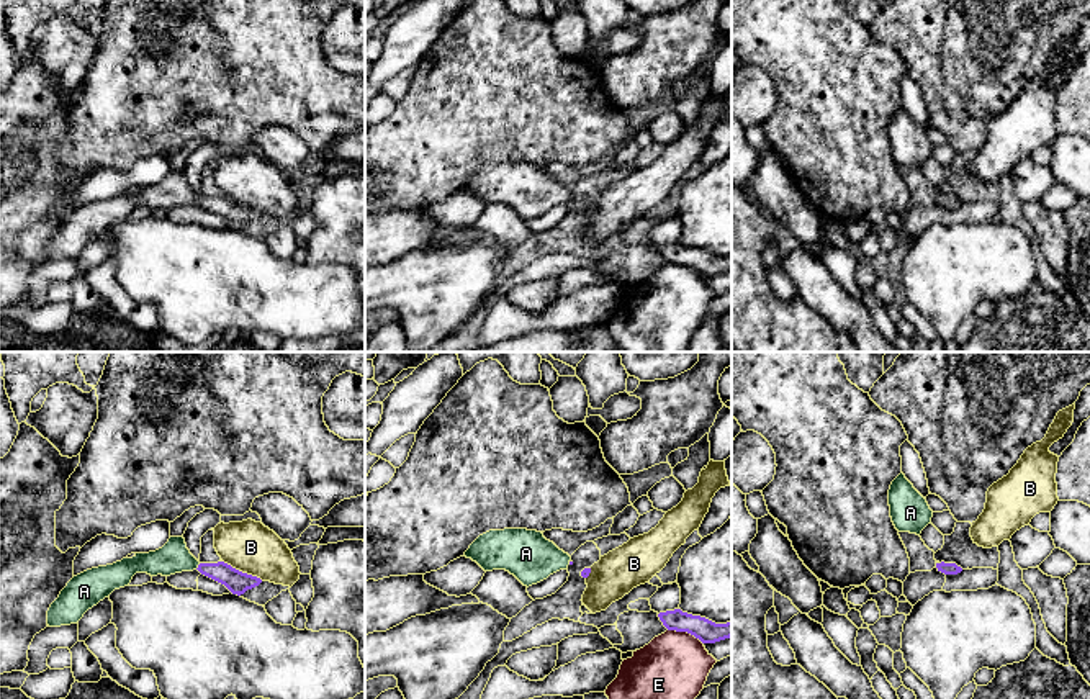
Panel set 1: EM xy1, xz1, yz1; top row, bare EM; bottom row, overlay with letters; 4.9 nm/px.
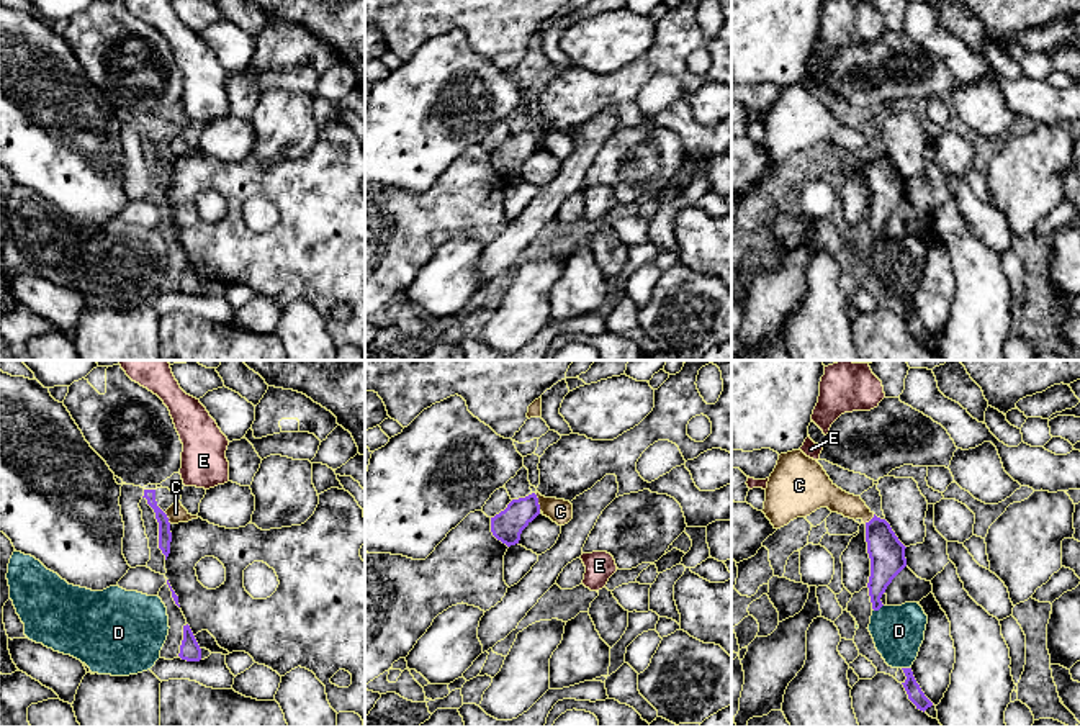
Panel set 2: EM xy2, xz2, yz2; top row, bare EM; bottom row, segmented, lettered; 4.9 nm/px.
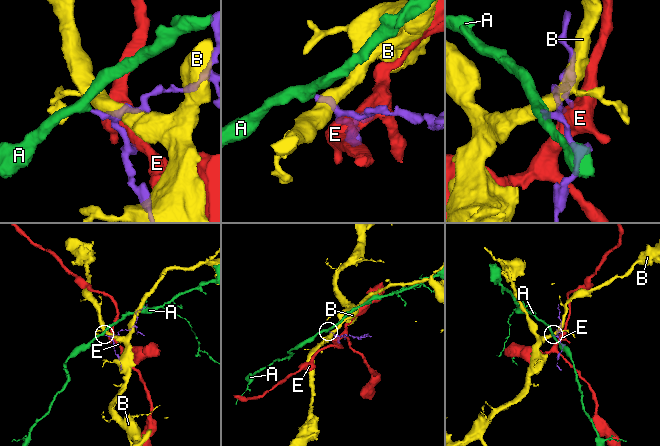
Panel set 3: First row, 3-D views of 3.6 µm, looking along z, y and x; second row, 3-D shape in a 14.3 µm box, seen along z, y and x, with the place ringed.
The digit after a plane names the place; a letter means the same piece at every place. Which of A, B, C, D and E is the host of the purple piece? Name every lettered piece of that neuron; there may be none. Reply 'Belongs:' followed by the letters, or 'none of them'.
Belongs: A

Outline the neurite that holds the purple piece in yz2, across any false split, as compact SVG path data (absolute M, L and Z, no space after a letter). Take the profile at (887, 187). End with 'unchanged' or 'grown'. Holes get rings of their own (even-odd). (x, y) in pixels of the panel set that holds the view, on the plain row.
M874 151L866 156L866 175L871 192L869 229L872 242L879 244L880 234L892 213L907 200L905 178L898 174L885 152Z | unchanged

